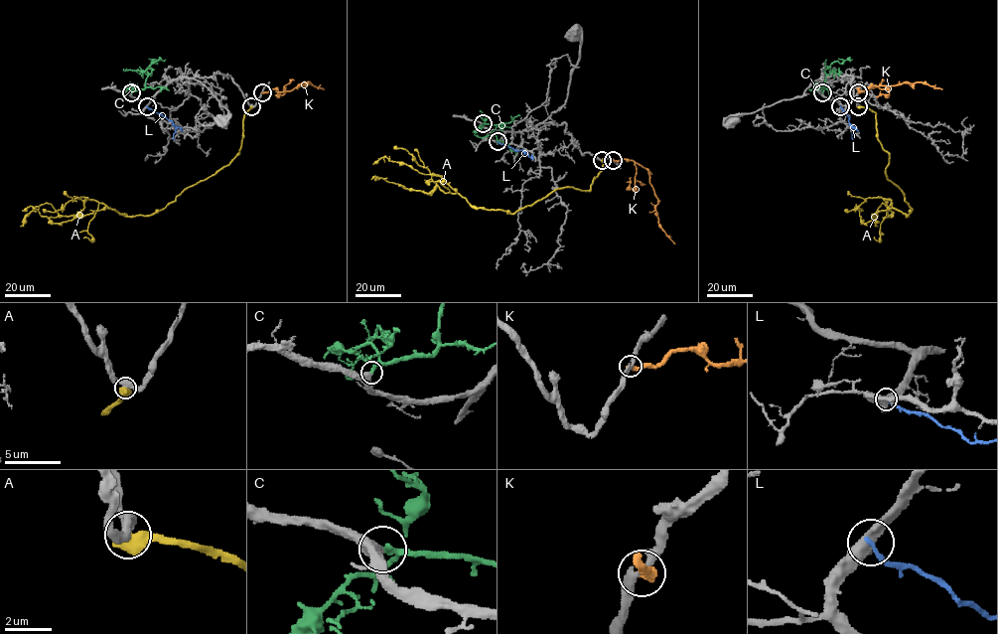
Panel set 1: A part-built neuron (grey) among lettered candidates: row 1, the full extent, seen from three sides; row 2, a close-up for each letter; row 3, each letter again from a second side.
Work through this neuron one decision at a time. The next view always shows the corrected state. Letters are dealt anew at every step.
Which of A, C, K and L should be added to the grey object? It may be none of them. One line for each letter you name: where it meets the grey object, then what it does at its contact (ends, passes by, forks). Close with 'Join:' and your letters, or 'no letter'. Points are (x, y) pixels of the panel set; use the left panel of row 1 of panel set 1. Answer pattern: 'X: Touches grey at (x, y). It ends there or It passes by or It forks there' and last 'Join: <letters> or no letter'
C: Touches grey at (131, 92). It ends there
Join: C

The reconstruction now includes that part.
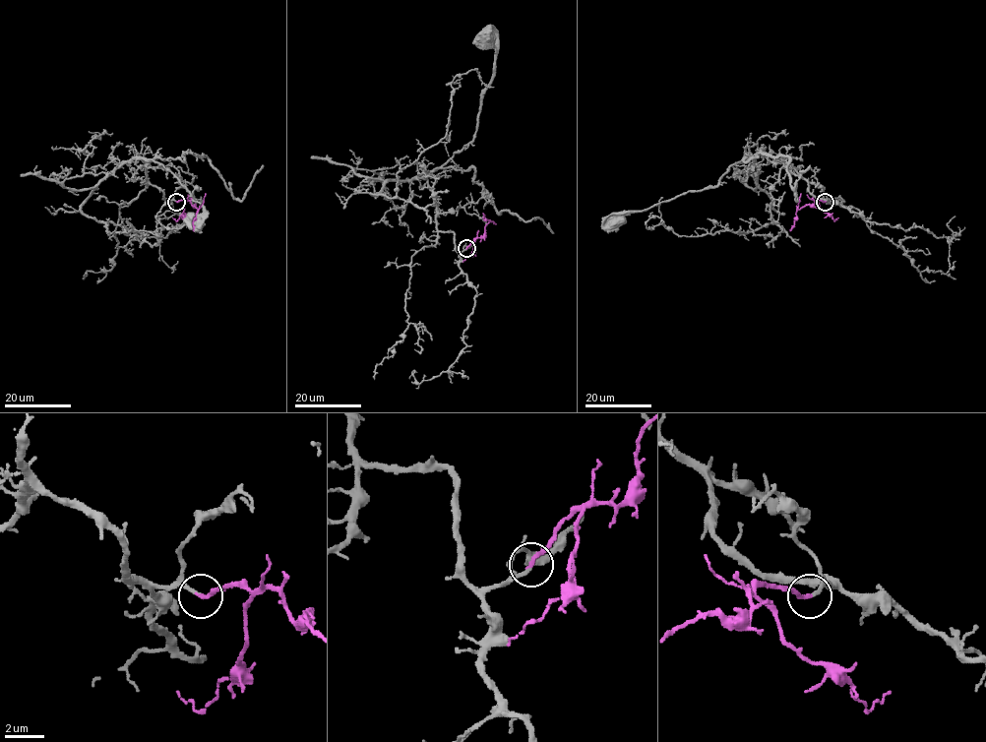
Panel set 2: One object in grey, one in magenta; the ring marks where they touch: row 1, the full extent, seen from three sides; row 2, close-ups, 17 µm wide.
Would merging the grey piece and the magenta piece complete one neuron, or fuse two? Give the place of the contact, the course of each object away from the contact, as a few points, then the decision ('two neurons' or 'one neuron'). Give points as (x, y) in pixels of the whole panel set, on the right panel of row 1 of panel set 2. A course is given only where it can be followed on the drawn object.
at (825, 202); grey runs (826, 201), (789, 164), (755, 154), (735, 162), (715, 186), (613, 215), (612, 220); magenta runs (825, 201), (817, 200), (814, 206), (805, 205), (798, 210), (789, 231); one neuron

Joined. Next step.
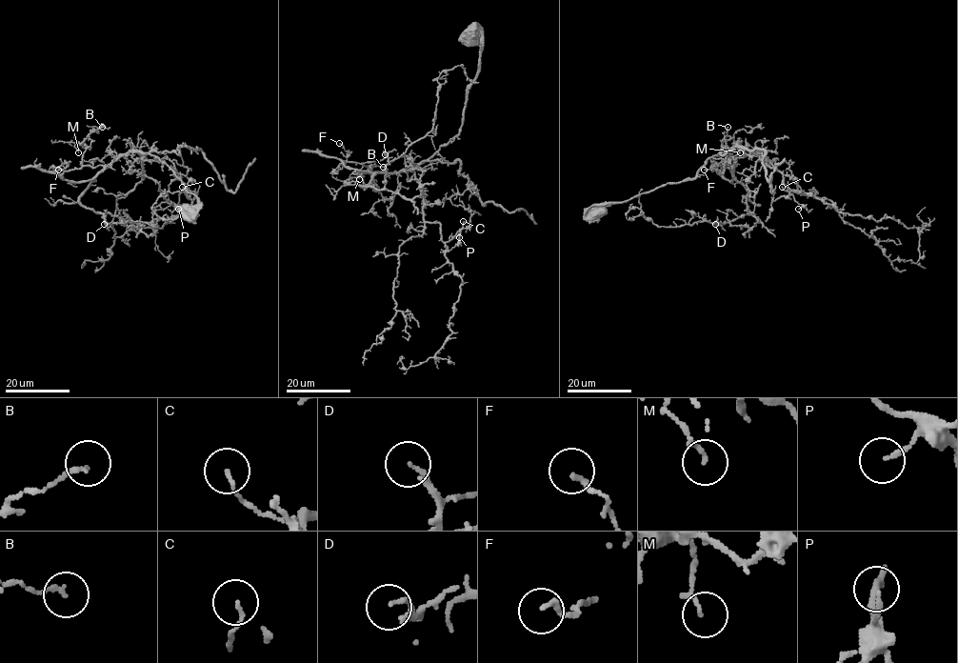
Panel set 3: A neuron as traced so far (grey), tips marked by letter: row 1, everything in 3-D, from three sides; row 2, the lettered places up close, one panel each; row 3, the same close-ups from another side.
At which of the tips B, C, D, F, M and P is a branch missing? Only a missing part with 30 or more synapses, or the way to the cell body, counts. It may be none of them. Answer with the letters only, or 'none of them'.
D

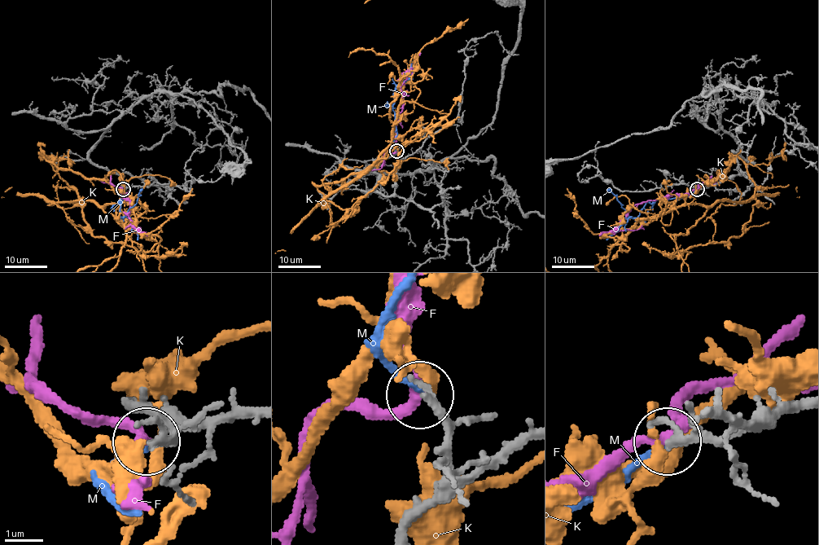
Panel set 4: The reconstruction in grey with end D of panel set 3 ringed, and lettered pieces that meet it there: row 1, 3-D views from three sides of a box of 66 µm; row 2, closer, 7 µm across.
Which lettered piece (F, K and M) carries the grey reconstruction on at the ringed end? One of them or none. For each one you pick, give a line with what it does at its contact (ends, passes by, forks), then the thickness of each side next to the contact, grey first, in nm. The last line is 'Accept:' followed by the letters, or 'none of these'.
M: It ends there. Thickness 130 nm (grey) against 180 nm
Accept: M

